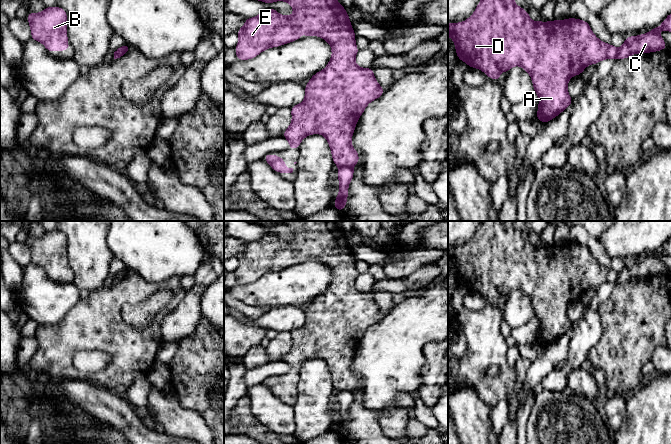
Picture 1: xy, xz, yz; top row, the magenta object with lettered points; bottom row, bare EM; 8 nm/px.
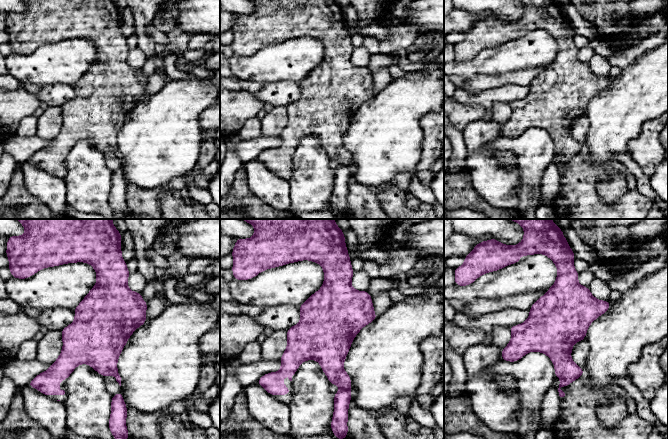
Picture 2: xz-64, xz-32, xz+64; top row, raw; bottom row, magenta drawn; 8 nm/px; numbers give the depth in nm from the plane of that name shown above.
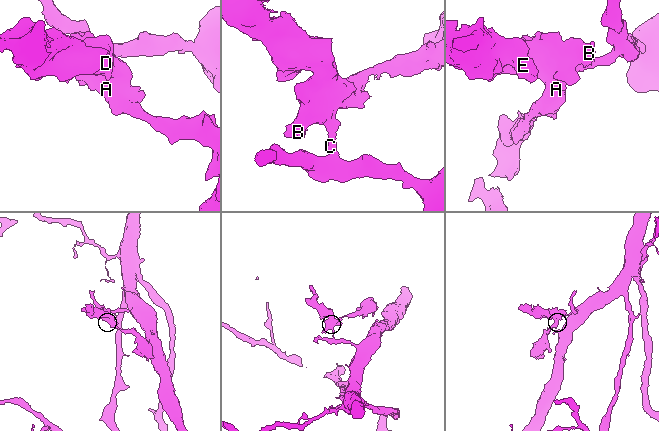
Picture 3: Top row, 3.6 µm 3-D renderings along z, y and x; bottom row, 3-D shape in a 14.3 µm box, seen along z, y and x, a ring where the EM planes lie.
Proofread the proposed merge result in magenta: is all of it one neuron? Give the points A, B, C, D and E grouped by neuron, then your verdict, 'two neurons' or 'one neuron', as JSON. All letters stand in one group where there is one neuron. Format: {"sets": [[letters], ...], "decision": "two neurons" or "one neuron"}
{"sets": [["A", "B", "D", "E"], ["C"]], "decision": "two neurons"}

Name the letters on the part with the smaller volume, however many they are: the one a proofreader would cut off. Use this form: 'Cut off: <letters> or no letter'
Cut off: A, B, D, E

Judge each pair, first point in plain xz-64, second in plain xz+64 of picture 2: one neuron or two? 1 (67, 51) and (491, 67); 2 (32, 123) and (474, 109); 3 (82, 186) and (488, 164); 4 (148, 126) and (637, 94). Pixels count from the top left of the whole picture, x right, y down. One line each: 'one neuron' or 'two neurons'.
1: one neuron
2: two neurons
3: two neurons
4: one neuron

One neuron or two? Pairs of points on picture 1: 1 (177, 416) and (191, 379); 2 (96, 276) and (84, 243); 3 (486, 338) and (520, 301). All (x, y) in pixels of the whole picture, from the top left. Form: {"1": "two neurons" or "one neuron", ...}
{"1": "two neurons", "2": "one neuron", "3": "two neurons"}

